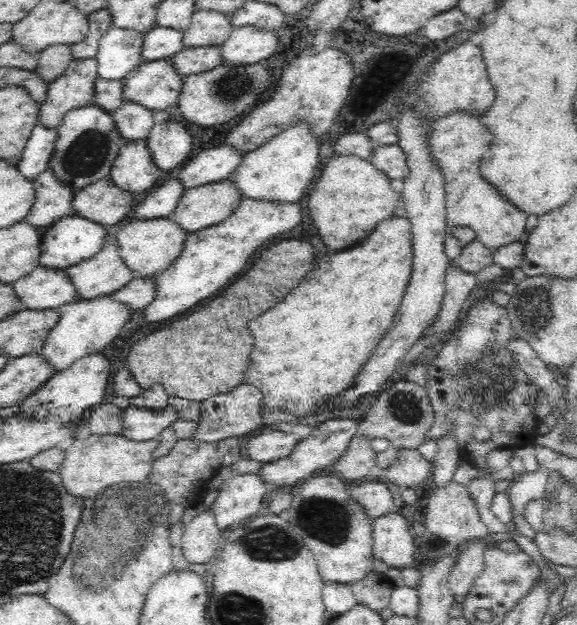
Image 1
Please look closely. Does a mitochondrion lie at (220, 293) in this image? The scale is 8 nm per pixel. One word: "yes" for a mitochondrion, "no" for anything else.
no

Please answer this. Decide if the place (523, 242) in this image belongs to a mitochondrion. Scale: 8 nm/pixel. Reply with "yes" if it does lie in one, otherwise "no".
no

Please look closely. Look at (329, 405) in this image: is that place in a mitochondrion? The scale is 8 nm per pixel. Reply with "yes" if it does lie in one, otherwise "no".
no

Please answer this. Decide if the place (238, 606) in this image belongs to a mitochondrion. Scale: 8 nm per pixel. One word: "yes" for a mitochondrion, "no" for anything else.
yes

